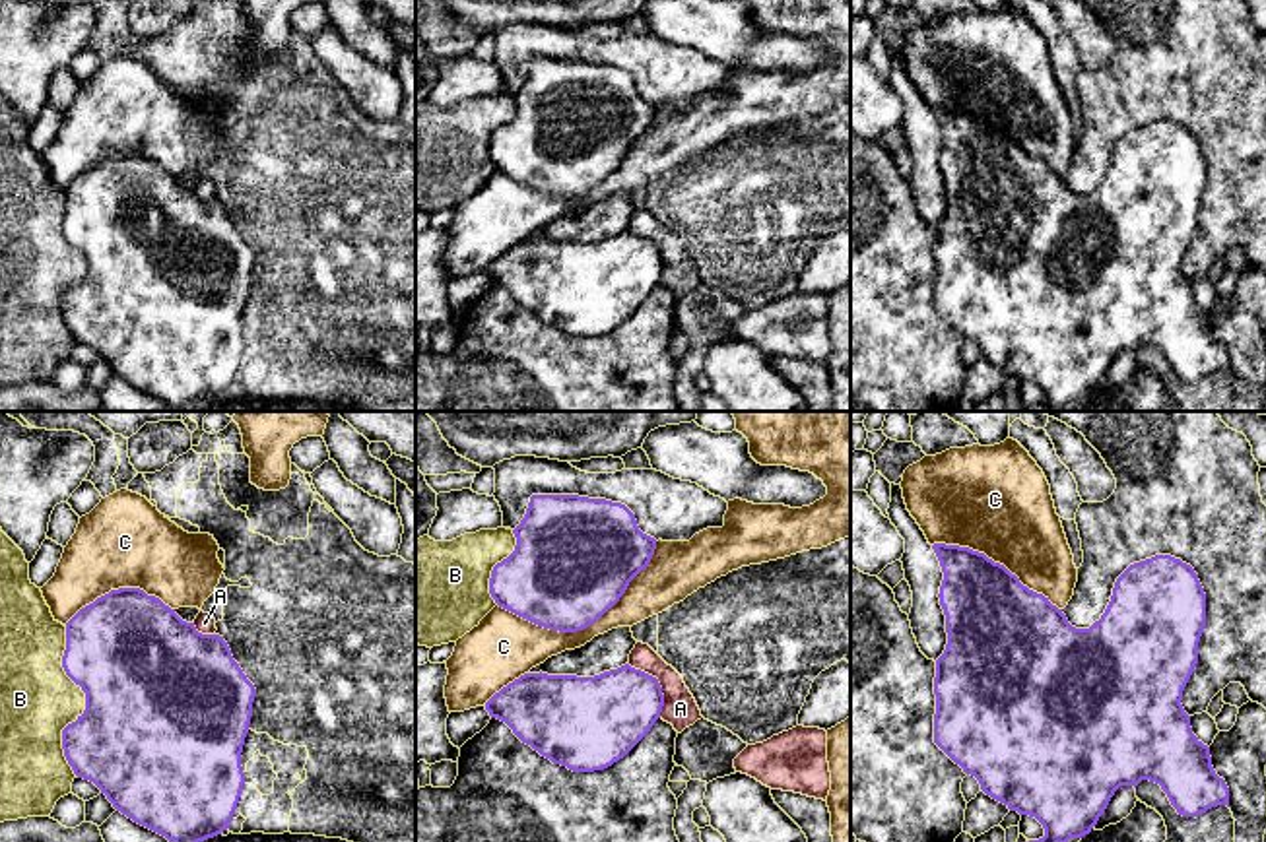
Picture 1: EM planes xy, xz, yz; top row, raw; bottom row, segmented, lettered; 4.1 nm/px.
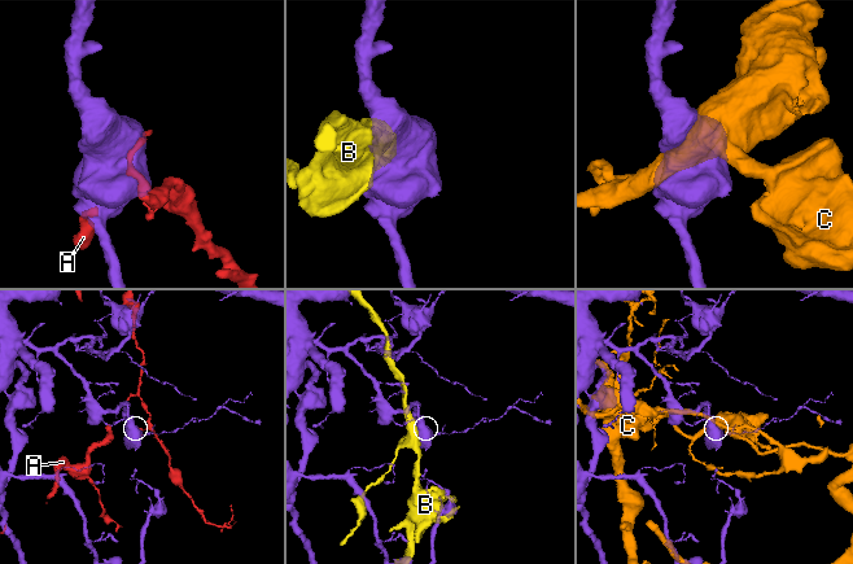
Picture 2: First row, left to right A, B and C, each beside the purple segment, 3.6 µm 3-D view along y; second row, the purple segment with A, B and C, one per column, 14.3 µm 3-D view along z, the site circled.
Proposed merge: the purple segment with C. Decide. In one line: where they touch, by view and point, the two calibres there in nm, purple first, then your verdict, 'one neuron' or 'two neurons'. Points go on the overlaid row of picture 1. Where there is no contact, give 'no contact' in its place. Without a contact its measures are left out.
meets purple in xz at (587, 625); 480 nm thick on the purple side, 170 nm on the other; one neuron

